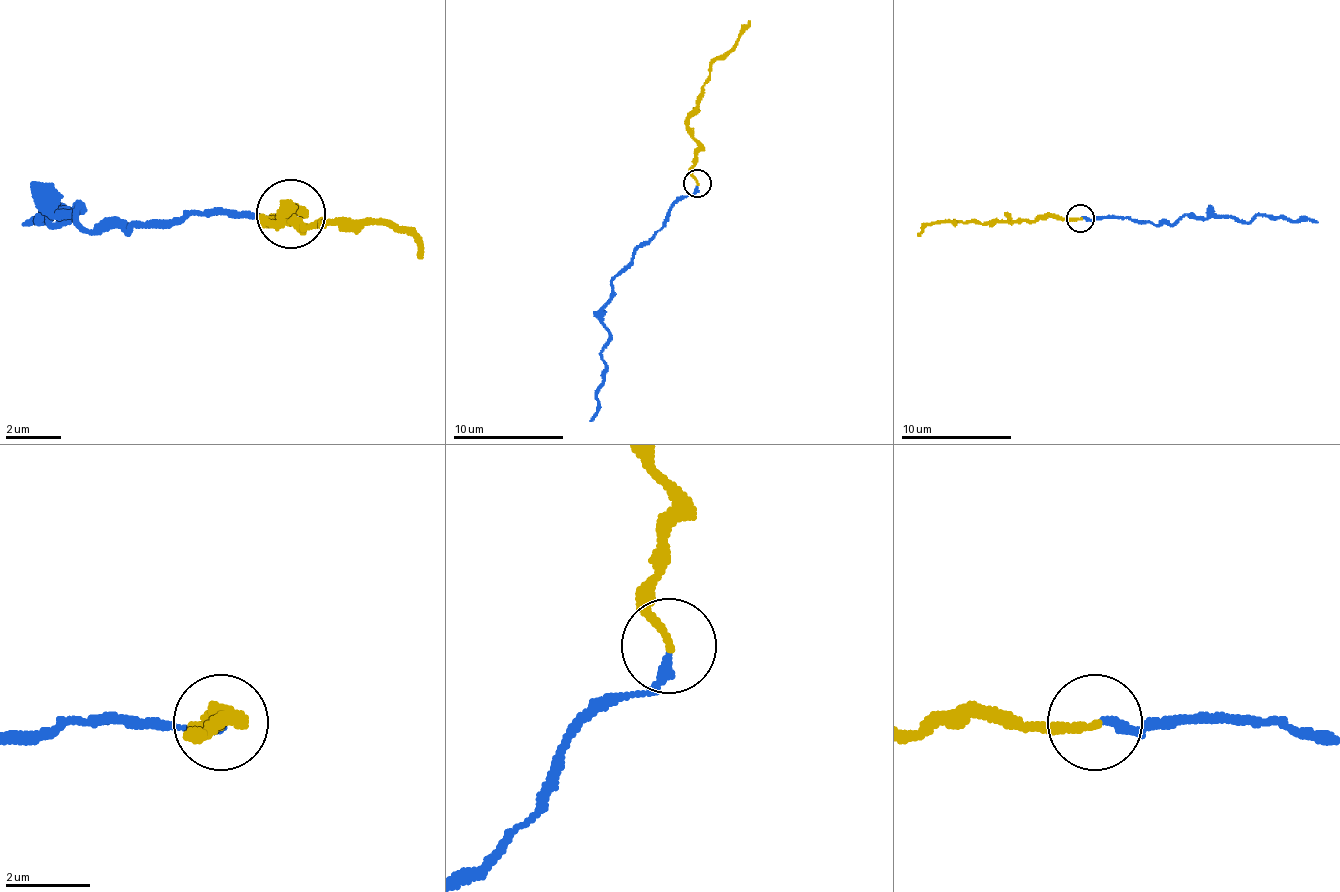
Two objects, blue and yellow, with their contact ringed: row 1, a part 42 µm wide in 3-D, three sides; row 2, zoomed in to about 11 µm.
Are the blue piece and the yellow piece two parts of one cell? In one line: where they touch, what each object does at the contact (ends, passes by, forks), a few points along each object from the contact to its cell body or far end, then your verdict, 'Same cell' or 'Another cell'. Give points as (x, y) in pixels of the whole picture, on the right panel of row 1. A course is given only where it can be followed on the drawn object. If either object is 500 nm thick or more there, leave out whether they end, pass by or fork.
Place: (1080, 218). At the ring blue ends. At the ring yellow ends. Course of blue: (1082, 217), (1118, 217), (1157, 225), (1209, 214), (1248, 223), (1259, 214), (1273, 214), (1317, 223). Course of yellow: (1080, 217), (931, 223), (917, 236). Same cell

